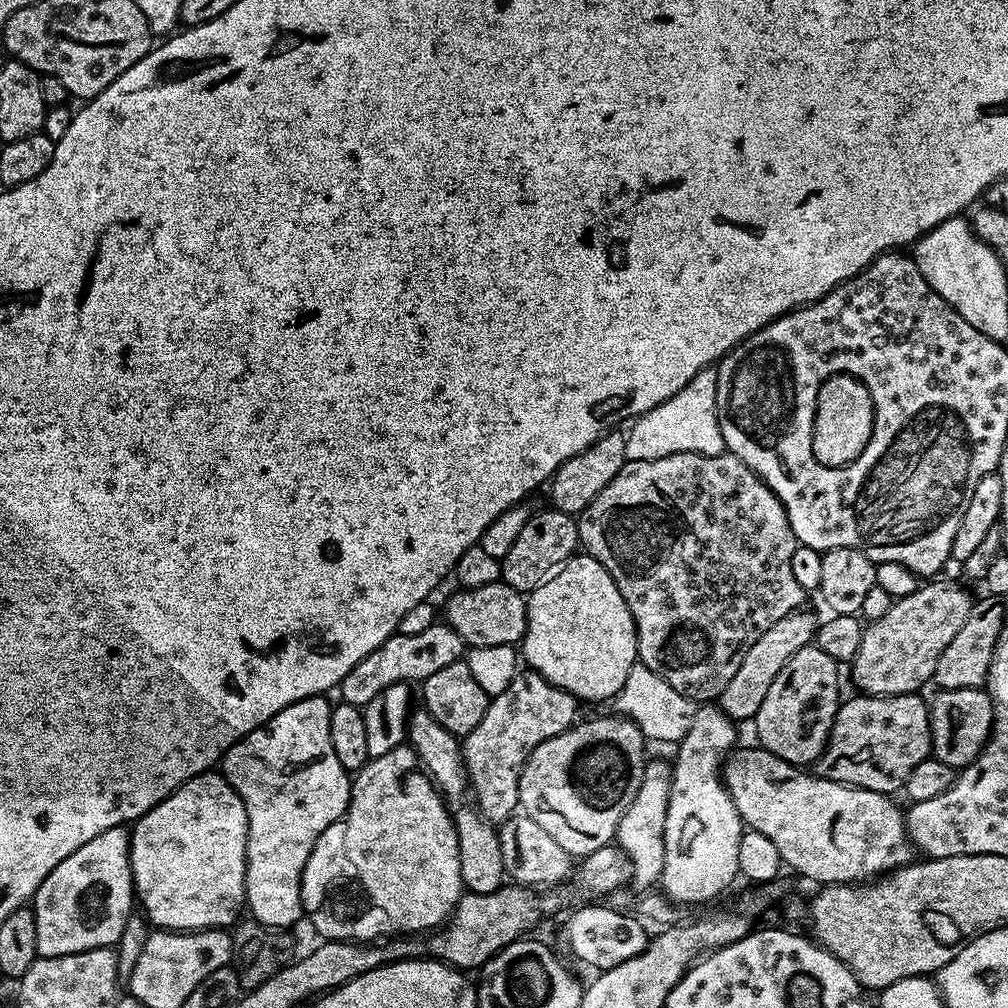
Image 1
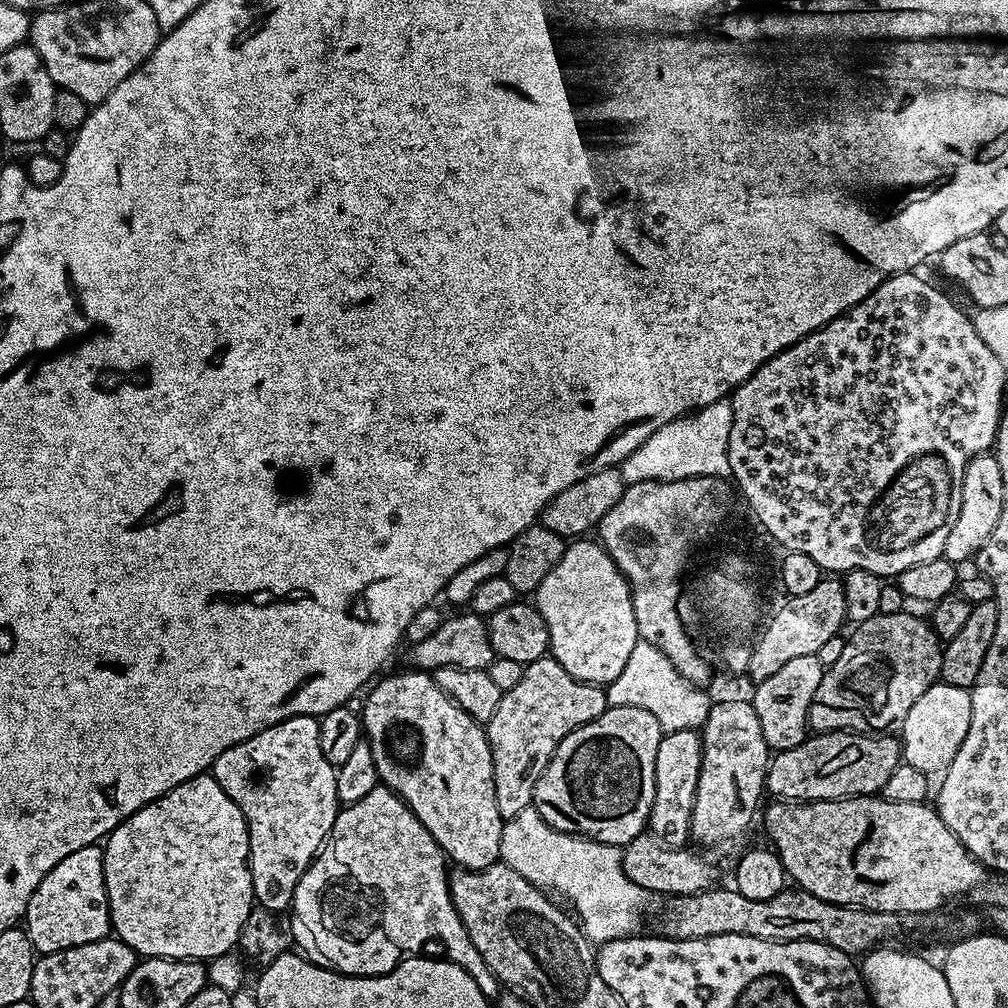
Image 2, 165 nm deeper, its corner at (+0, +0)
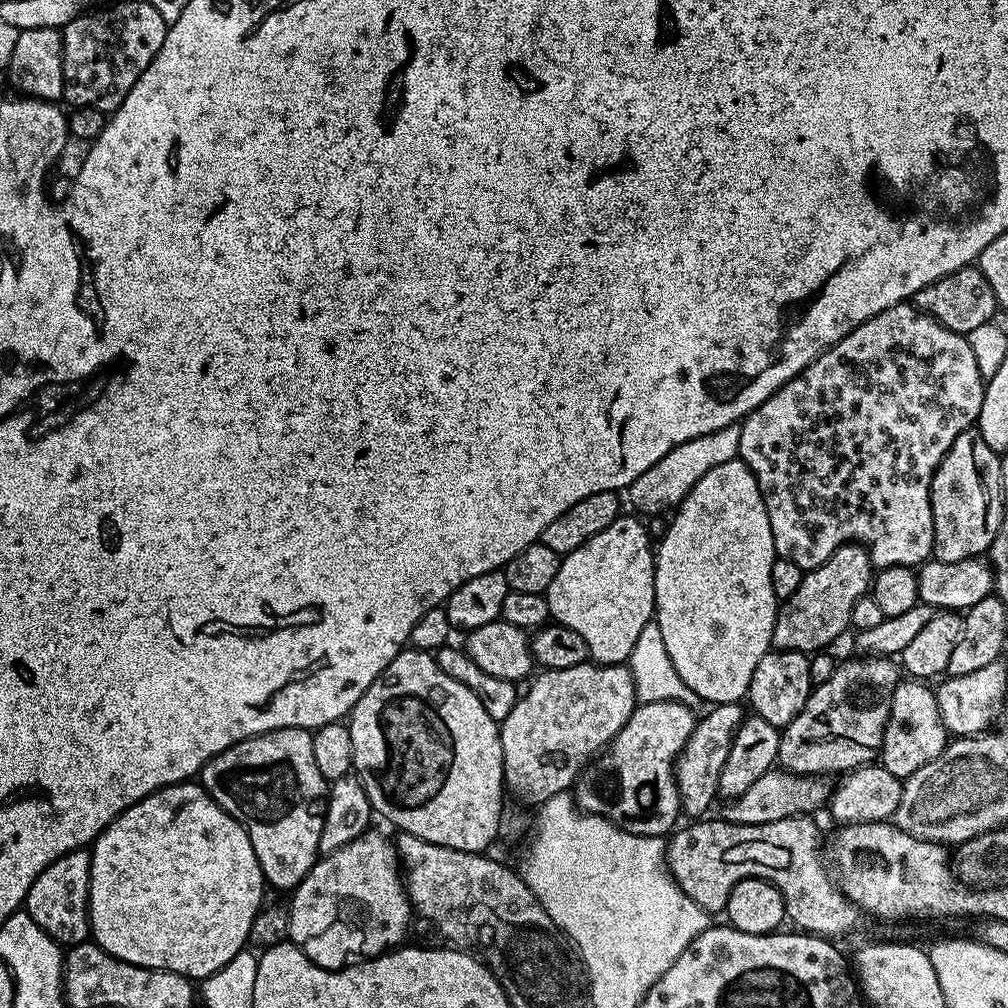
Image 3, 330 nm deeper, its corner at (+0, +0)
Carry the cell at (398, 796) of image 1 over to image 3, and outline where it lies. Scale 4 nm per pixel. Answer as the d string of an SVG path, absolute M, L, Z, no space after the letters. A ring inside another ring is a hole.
M369 830L354 838L354 842L321 855L304 881L291 893L288 940L295 943L305 936L320 932L320 929L333 920L337 902L345 897L368 900L368 904L372 904L372 912L376 912L380 920L388 920L388 928L410 928L408 915L411 917L414 909L404 886L402 861L391 839L387 840L382 833ZM317 895L317 902L310 902L310 897Z

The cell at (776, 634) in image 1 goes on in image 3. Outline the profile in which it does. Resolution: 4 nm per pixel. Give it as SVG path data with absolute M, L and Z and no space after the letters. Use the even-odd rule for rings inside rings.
M844 544L822 566L805 571L802 586L779 605L772 643L782 652L815 654L827 649L844 631L849 631L854 606L872 587L874 565L863 544Z

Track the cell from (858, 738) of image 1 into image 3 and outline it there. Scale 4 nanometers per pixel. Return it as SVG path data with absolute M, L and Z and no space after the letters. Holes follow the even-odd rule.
M773 770L762 774L762 778L758 778L758 782L750 785L750 790L746 790L746 794L731 797L727 801L728 804L722 812L723 819L728 820L732 824L745 824L746 826L758 826L766 822L778 822L782 818L790 818L791 816L802 816L805 814L816 814L819 808L823 809L830 799L830 784L823 776L796 776L793 772L783 770Z

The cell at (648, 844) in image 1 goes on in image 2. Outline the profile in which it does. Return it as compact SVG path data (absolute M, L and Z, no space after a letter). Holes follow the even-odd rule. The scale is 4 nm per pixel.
M678 730L661 735L658 758L654 762L656 789L648 828L651 835L667 844L669 848L685 847L692 835L694 794L698 790L698 774L702 770L703 753L704 741L699 731Z

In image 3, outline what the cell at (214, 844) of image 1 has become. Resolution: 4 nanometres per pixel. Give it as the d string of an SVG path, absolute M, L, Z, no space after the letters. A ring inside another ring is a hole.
M203 783L171 784L169 788L160 788L154 794L142 798L137 804L127 808L121 816L117 816L96 837L91 845L90 855L92 865L88 883L88 926L91 939L102 950L106 950L106 954L122 962L130 962L134 966L177 972L193 982L201 982L215 971L221 970L222 966L226 966L236 954L245 951L249 943L250 922L254 922L254 914L258 914L258 902L262 902L264 897L266 881L258 866L254 846L250 846L250 838L246 830L233 816L226 814L226 810L222 810L218 802L214 802L211 794L204 789Z

